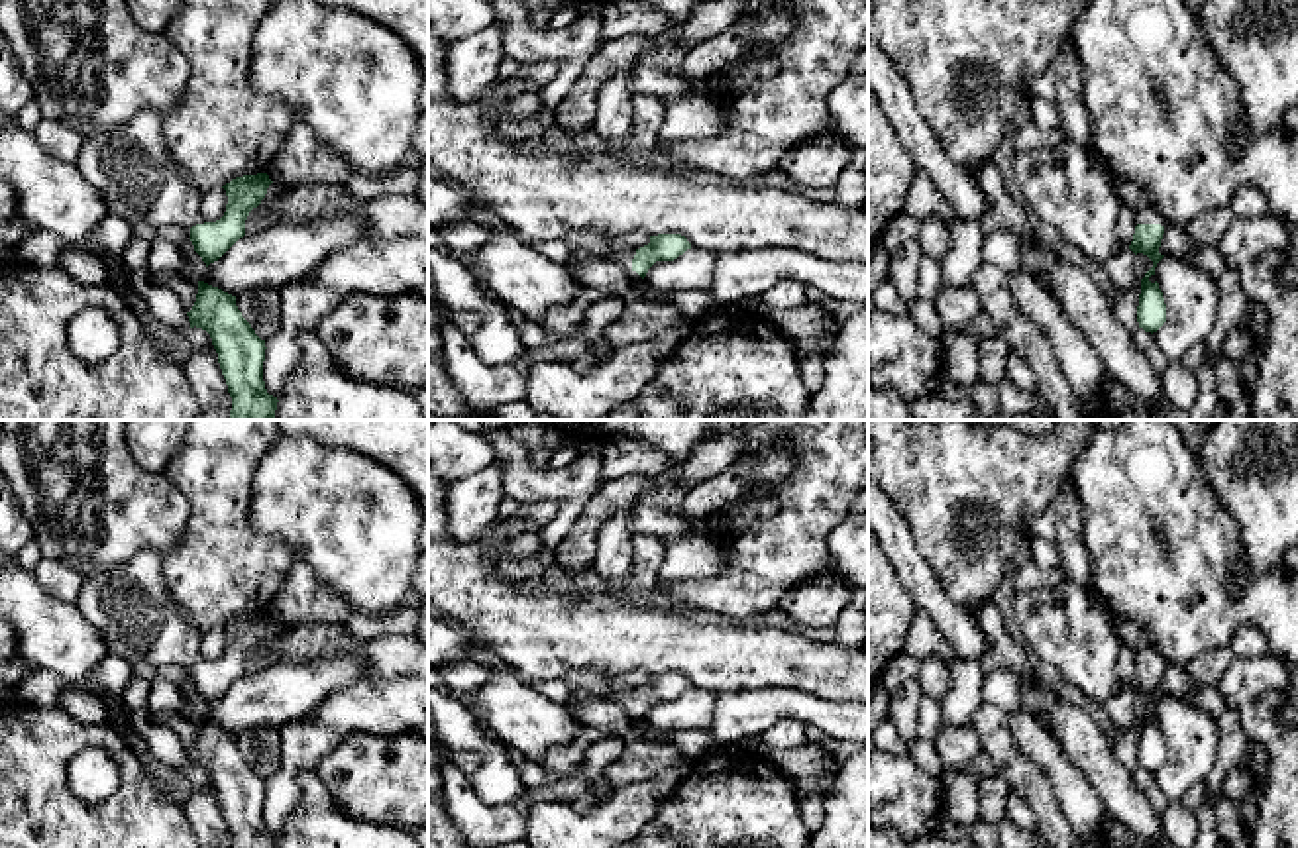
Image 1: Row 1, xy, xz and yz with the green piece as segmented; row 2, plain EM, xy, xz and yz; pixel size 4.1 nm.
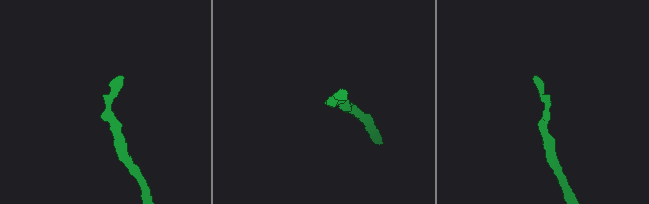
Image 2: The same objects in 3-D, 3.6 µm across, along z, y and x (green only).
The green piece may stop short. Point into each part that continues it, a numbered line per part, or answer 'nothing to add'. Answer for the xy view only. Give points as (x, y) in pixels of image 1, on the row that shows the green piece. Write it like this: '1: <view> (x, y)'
1: xy (132, 169)

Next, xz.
1: xz (597, 242)

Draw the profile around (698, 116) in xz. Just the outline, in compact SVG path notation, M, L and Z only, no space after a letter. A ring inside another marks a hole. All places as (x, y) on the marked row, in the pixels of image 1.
M709 92L666 104L658 135L662 141L717 137L727 126L725 112Z

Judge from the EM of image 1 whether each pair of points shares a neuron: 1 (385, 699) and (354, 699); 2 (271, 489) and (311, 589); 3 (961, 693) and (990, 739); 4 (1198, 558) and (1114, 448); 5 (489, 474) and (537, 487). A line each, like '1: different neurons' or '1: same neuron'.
1: same neuron
2: different neurons
3: different neurons
4: same neuron
5: different neurons

